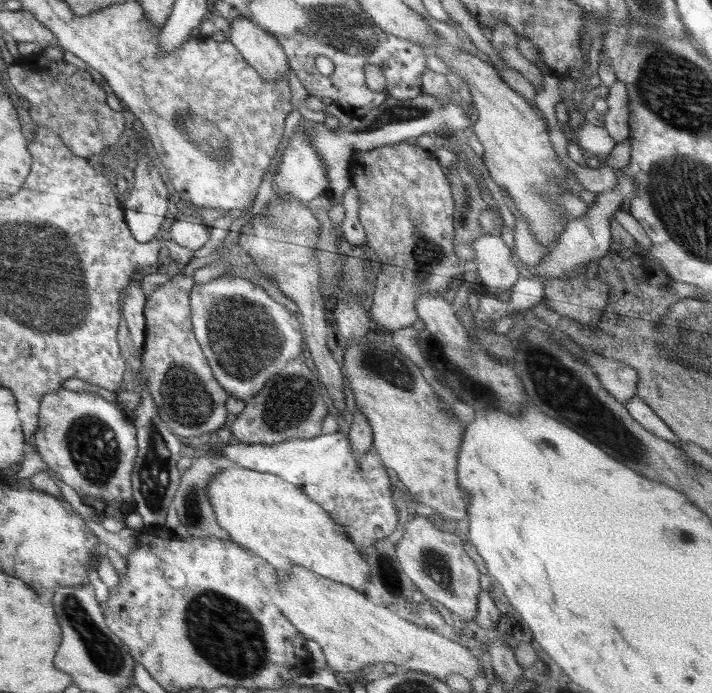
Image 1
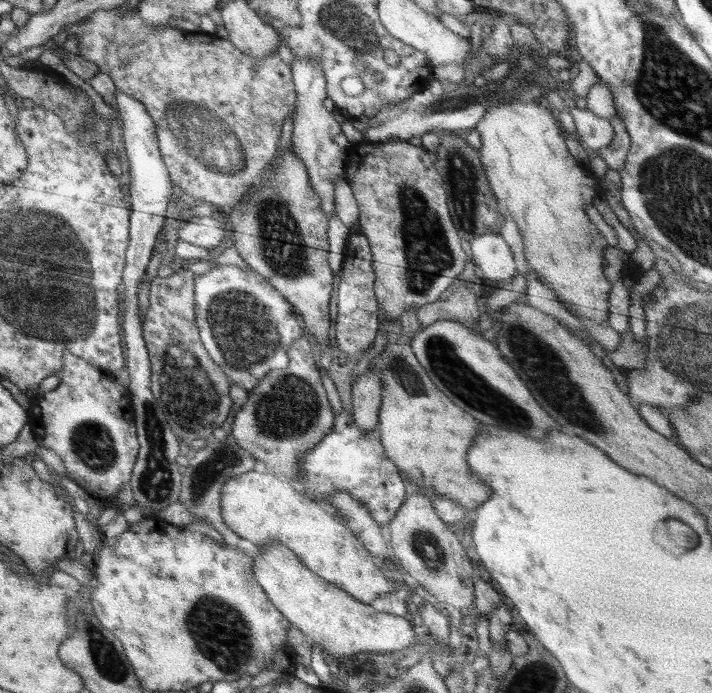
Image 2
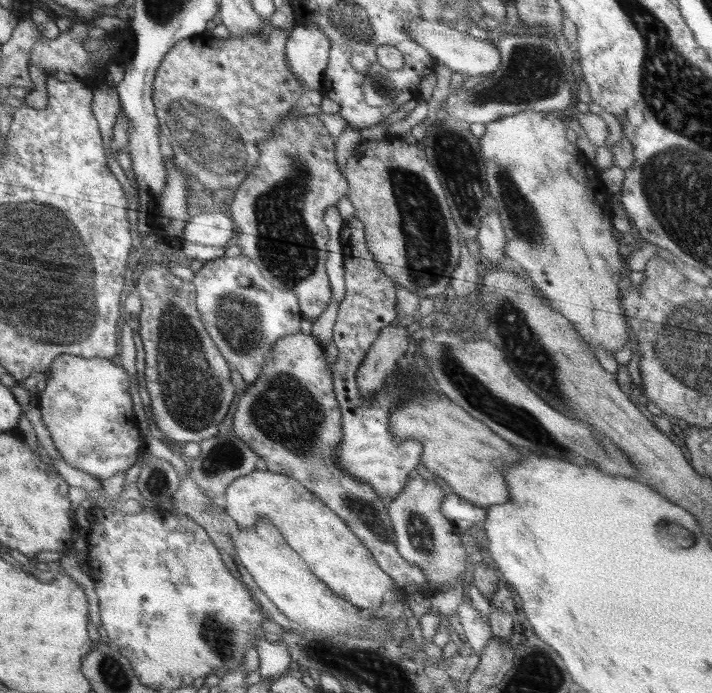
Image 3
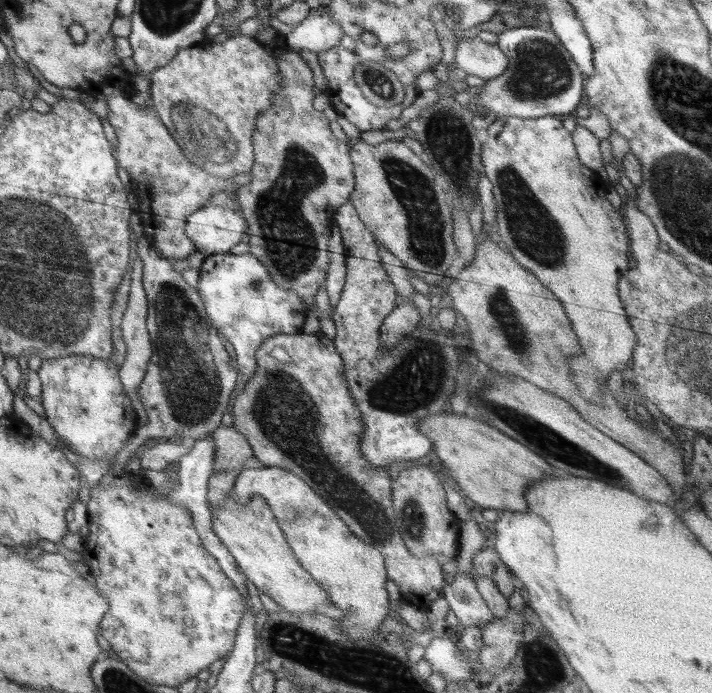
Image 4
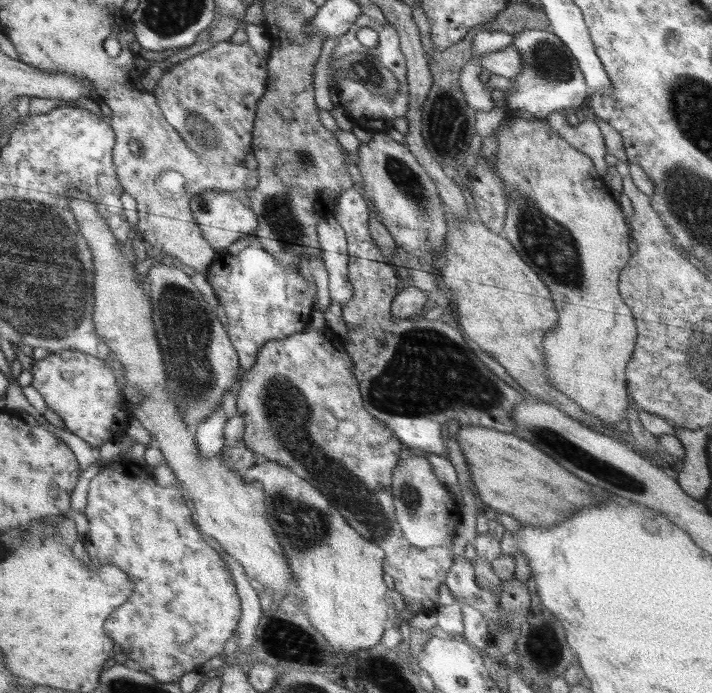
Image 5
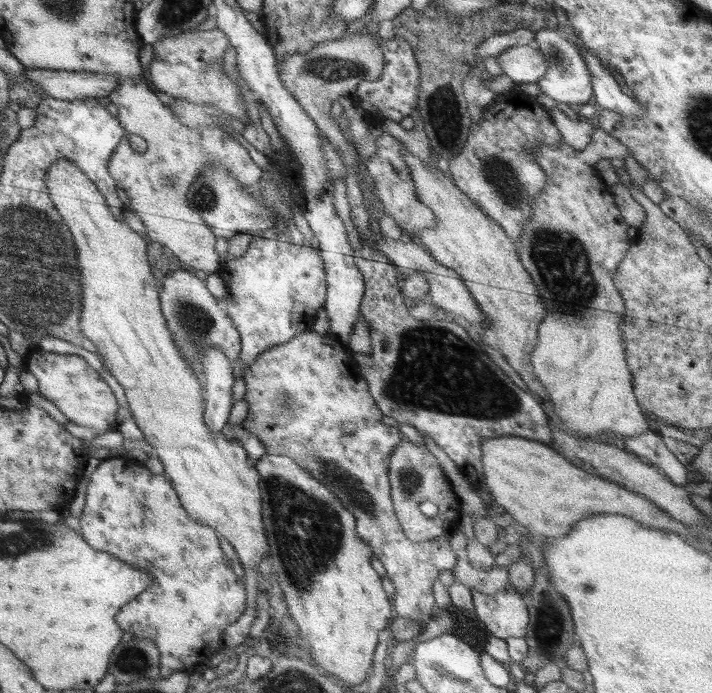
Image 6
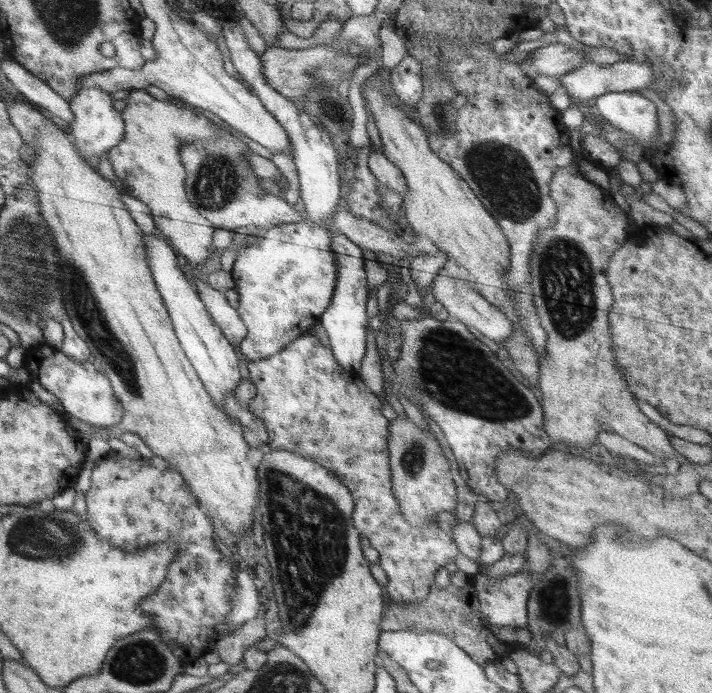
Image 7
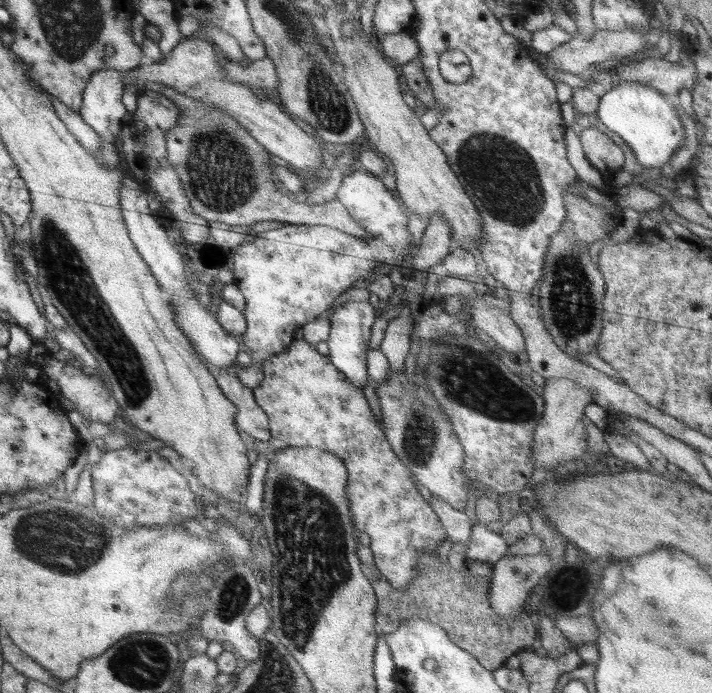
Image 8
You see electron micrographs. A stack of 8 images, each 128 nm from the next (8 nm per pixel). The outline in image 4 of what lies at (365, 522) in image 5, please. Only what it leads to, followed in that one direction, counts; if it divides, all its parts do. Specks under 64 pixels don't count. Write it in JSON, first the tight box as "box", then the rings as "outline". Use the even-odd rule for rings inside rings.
{"box":[232,331,446,602],"outline":[[[322,331],[314,334],[306,334],[304,332],[298,334],[277,334],[274,335],[274,337],[268,338],[257,349],[256,362],[254,377],[246,383],[242,392],[236,396],[234,406],[232,406],[232,412],[234,413],[233,427],[249,442],[255,458],[264,466],[278,466],[298,476],[307,486],[310,486],[311,490],[314,490],[316,494],[319,494],[325,500],[325,503],[337,513],[346,523],[346,526],[348,526],[362,542],[373,546],[378,552],[381,552],[385,557],[384,564],[388,578],[398,586],[401,596],[404,596],[406,600],[412,600],[412,602],[414,602],[414,600],[416,600],[416,602],[422,600],[422,602],[424,602],[426,598],[432,599],[435,596],[441,596],[443,586],[446,584],[441,567],[442,564],[435,559],[435,556],[420,558],[412,556],[402,540],[391,501],[394,473],[391,473],[390,468],[387,468],[387,466],[372,466],[359,451],[361,434],[363,433],[362,416],[360,416],[360,411],[358,411],[356,403],[354,403],[351,394],[348,392],[348,385],[346,385],[346,381],[344,381],[344,362],[342,362],[342,358],[340,354],[338,354],[338,351],[336,351],[334,340],[329,340]],[[280,349],[288,354],[288,362],[281,362],[276,358],[276,352]]]}

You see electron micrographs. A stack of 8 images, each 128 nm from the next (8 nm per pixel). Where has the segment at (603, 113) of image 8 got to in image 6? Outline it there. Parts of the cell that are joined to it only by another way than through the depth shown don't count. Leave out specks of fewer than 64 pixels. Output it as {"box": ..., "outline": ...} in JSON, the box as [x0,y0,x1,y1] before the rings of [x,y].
{"box":[574,38,645,119],"outline":[[[580,38],[579,41],[581,45],[574,45],[585,60],[588,72],[591,74],[591,85],[596,102],[598,102],[603,109],[613,110],[615,113],[620,113],[631,119],[641,119],[645,115],[645,108],[643,108],[643,106],[641,106],[639,102],[636,102],[632,97],[622,92],[614,77],[608,72],[608,69],[602,65],[601,60],[594,52],[587,50],[586,46],[583,47],[584,44],[581,42]]]}

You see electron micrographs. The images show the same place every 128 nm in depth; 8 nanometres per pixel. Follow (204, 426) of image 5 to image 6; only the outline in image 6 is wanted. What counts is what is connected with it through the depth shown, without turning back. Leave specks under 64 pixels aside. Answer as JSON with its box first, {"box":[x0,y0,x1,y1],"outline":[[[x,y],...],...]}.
{"box":[200,347,236,432],"outline":[[[210,347],[200,355],[204,389],[204,423],[211,432],[221,432],[235,403],[231,392],[236,382],[232,362],[217,347]]]}

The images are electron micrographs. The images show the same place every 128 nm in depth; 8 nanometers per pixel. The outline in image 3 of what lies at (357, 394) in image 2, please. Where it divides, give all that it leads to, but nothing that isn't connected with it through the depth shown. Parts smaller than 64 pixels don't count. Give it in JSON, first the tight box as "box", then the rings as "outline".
{"box":[356,323,415,403],"outline":[[[391,323],[380,330],[377,340],[356,372],[358,392],[366,403],[370,403],[373,394],[386,385],[397,368],[397,362],[412,352],[415,337],[409,335],[405,327],[394,327]]]}

